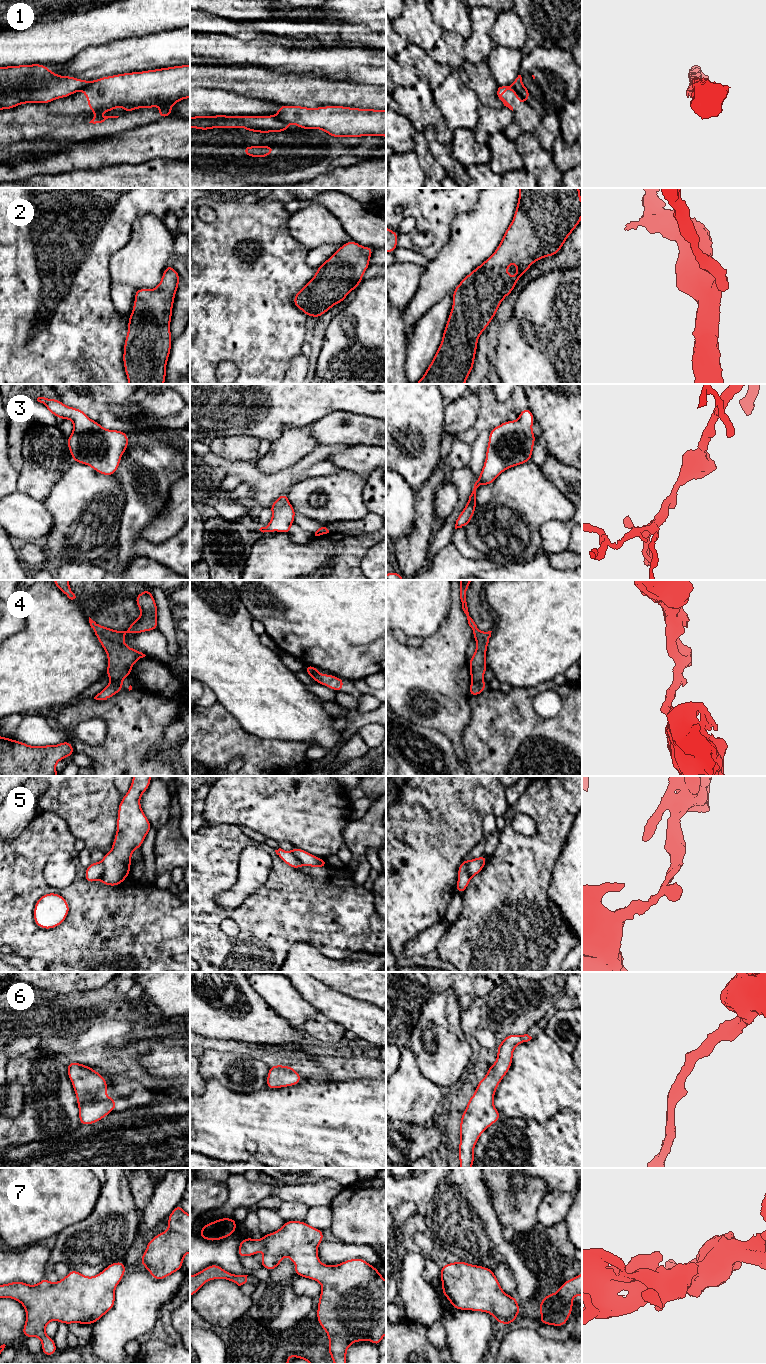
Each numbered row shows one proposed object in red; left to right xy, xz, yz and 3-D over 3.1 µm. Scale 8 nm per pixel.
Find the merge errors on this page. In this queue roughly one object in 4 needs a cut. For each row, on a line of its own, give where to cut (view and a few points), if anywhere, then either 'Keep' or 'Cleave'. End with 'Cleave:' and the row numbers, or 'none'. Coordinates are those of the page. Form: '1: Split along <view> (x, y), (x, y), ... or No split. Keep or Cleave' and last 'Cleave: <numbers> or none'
1: Split along yz (512, 84), (514, 89), (525, 100). Cleave
2: No split. Keep
3: No split. Keep
4: Split along yz (482, 679), (471, 682). Cleave
5: Split along xy (102, 861), (102, 874), (98, 879). Cleave
6: No split. Keep
7: No split. Keep
Cleave: 1, 4, 5

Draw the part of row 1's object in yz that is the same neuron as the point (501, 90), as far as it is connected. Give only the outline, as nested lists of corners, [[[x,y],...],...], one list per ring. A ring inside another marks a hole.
[[[513,85],[509,86],[502,86],[498,88],[497,95],[499,99],[503,102],[504,106],[508,107],[510,110],[513,111],[513,107],[502,97],[502,95],[507,91],[507,90],[513,90],[514,91],[514,96],[518,99],[518,104],[521,105],[525,100],[524,98],[515,90]]]

